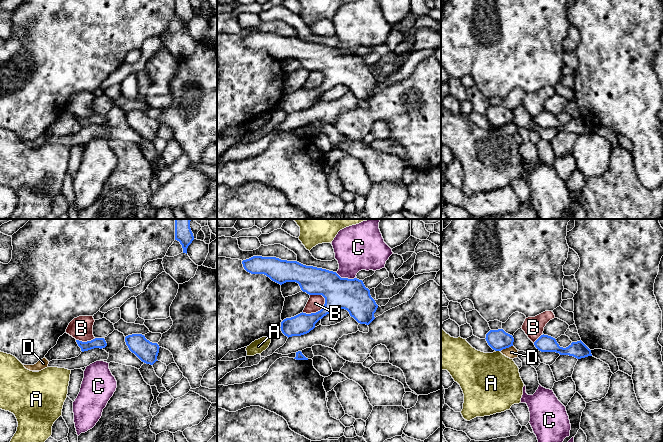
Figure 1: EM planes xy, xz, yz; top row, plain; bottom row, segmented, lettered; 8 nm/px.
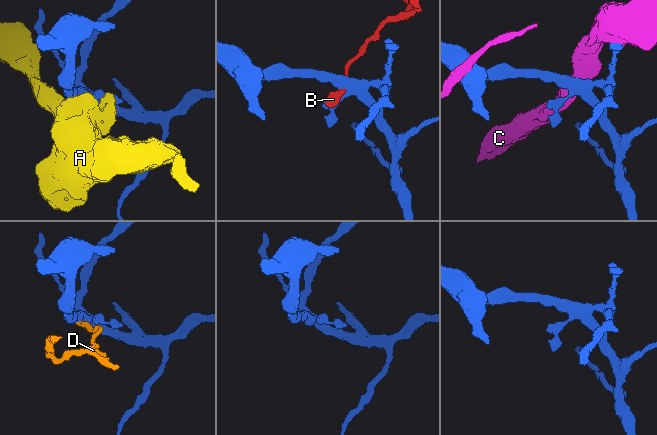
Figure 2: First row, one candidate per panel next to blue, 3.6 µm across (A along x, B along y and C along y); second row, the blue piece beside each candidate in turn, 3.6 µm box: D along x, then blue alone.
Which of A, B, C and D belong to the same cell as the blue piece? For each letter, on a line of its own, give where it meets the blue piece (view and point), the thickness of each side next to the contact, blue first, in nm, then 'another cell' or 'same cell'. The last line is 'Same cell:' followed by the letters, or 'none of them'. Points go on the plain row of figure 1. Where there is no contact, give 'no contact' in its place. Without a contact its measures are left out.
A: yz (498, 126) | 160/440 nm | another cell
B: xz (316, 88) | 260/130 nm | another cell
C: xz (346, 54) | 260/340 nm | another cell
D: yz (507, 123) | 160/90 nm | another cell
Same cell: none of them

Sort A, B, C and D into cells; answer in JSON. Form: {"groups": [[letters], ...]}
{"groups": [["A"], ["B"], ["C"], ["D"]]}

